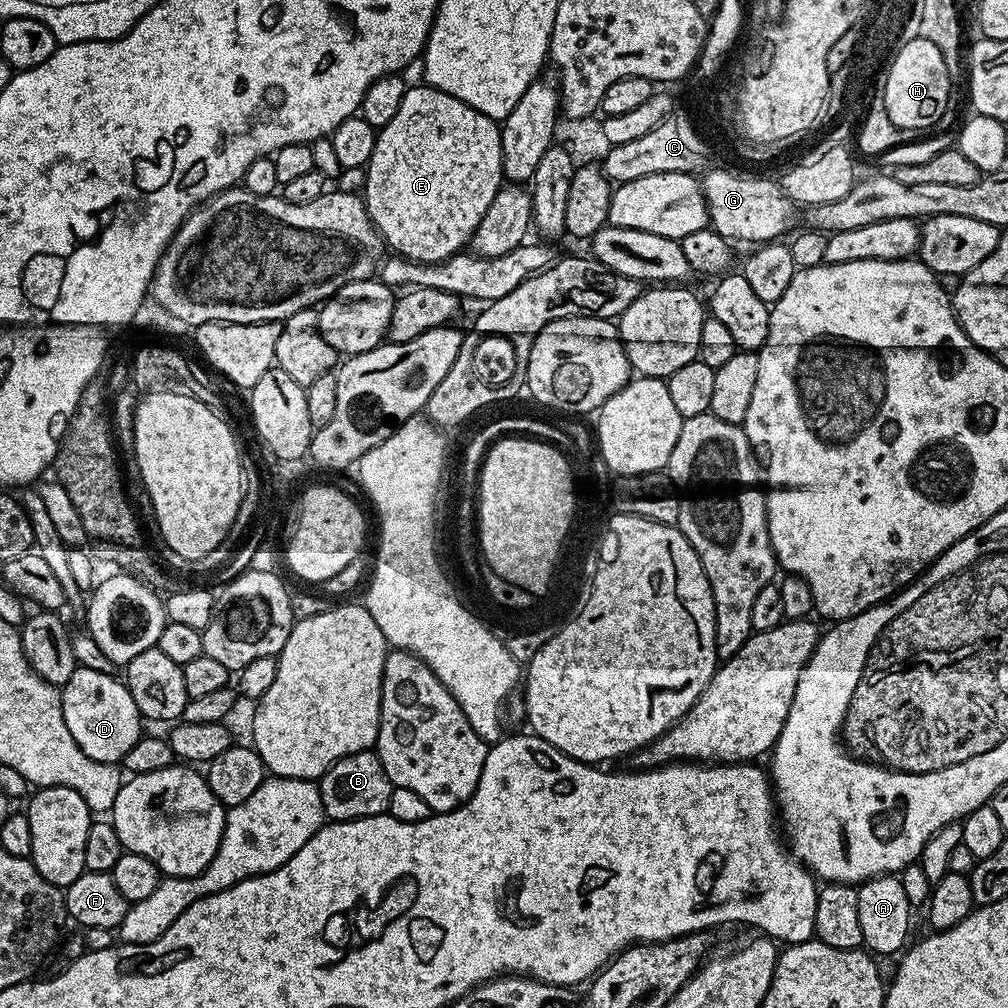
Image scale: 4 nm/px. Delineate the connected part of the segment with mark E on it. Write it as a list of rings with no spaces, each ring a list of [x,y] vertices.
[[[409,87],[398,114],[376,133],[374,154],[366,165],[362,199],[379,239],[397,257],[426,264],[441,264],[471,241],[476,227],[486,218],[490,202],[505,183],[500,124],[474,110],[466,102],[437,88]]]

